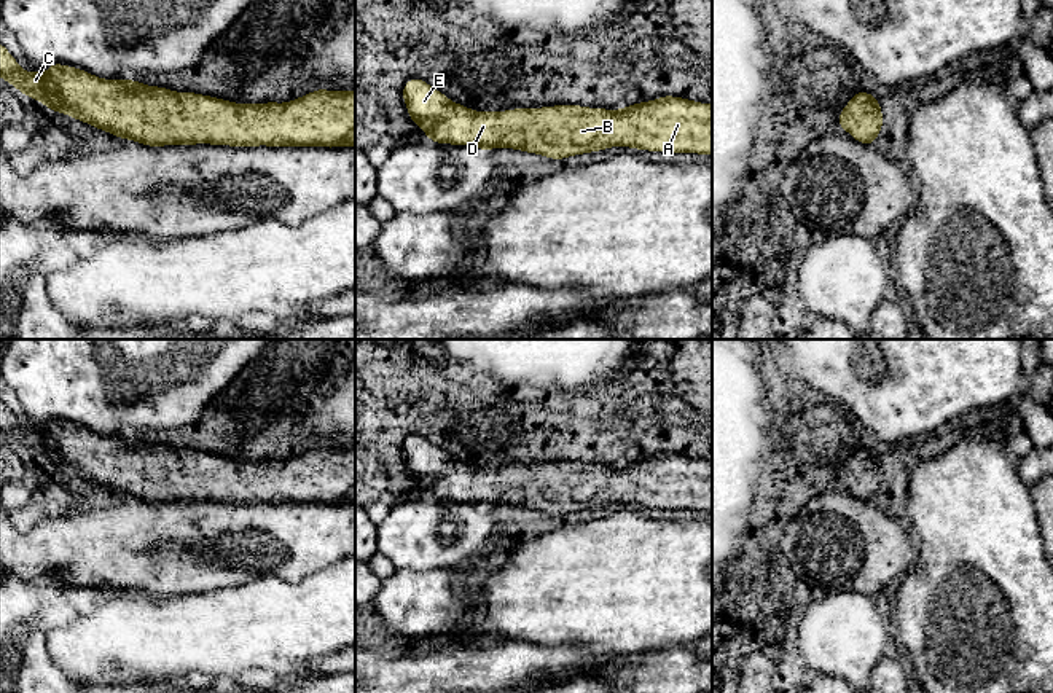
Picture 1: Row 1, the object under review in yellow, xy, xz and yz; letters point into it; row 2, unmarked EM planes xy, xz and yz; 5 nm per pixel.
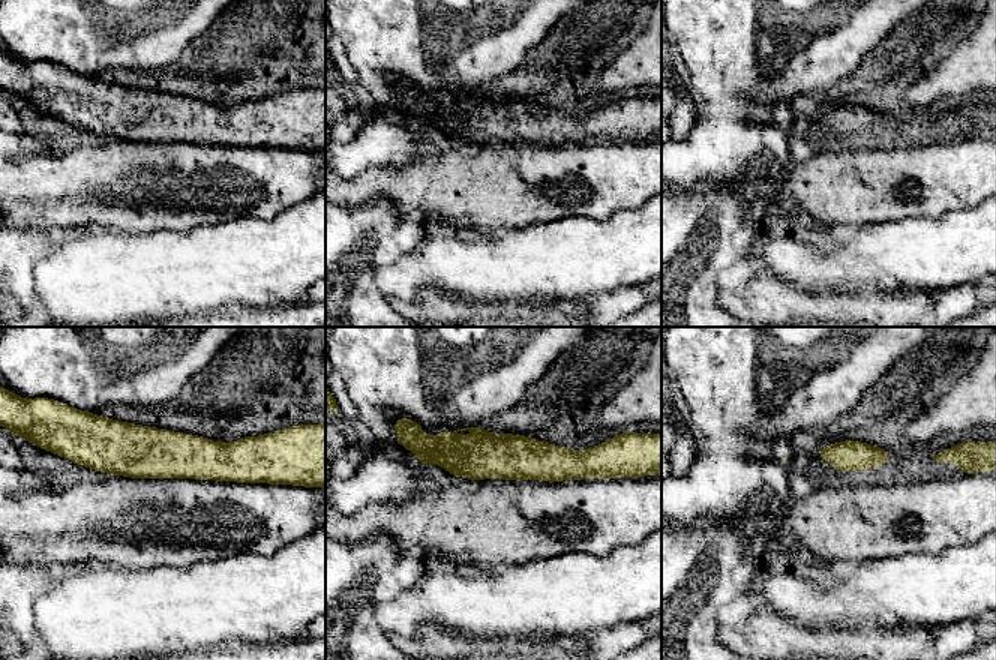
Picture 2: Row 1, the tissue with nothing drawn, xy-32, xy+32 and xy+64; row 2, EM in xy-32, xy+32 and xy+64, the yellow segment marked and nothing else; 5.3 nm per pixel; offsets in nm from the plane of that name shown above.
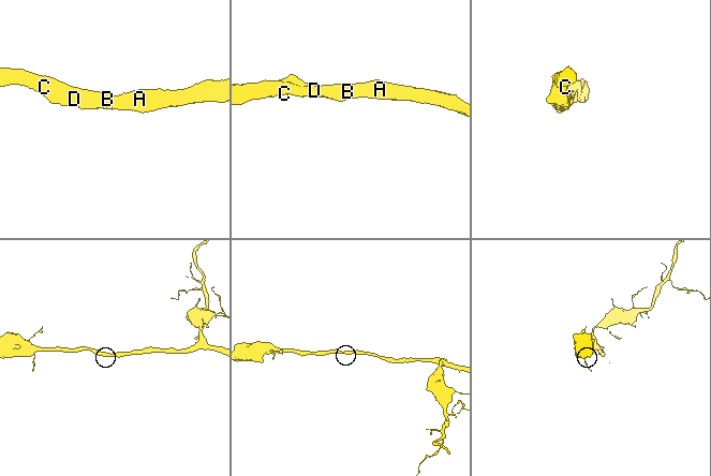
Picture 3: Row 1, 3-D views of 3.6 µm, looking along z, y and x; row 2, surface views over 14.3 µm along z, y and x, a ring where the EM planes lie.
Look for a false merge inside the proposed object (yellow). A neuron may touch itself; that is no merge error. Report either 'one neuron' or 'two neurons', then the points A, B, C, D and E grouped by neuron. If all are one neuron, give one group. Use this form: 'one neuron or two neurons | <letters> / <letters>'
one neuron | A B C D E

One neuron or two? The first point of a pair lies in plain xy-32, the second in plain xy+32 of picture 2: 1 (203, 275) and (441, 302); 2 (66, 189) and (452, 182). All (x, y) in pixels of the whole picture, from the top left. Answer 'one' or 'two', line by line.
1: two
2: one

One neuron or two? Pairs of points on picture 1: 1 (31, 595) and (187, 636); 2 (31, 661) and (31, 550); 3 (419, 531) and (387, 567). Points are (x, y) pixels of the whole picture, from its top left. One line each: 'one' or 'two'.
1: two
2: two
3: two

